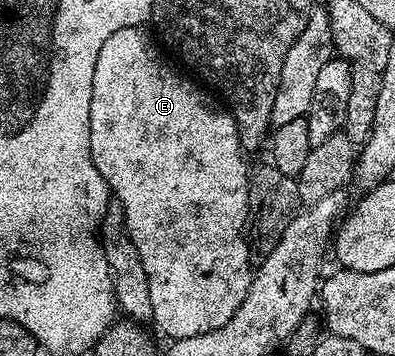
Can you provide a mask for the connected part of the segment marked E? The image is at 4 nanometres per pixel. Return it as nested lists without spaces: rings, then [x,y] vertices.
[[[124,25],[122,31],[114,31],[114,35],[110,35],[110,39],[106,39],[106,43],[102,43],[102,51],[98,51],[98,63],[94,67],[94,95],[90,99],[90,155],[94,159],[94,167],[98,167],[98,175],[102,175],[102,179],[108,184],[115,204],[119,205],[120,210],[124,213],[124,230],[130,235],[130,239],[142,259],[142,267],[146,267],[146,275],[150,283],[151,324],[156,324],[168,336],[168,339],[179,339],[202,335],[222,327],[222,323],[230,320],[234,311],[238,311],[238,307],[242,307],[242,303],[250,291],[250,283],[254,276],[253,262],[248,262],[250,241],[246,236],[250,165],[249,162],[244,162],[246,157],[240,148],[236,118],[227,108],[221,107],[219,104],[216,106],[207,97],[209,94],[199,84],[192,85],[193,78],[191,76],[185,75],[179,68],[176,68],[177,70],[171,69],[164,62],[163,55],[156,50],[157,42],[151,36],[148,38],[143,33],[144,31],[139,25]]]

